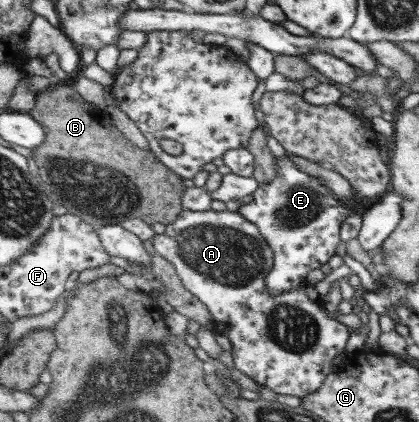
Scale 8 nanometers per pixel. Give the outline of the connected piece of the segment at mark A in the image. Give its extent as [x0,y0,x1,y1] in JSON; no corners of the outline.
[153,210,349,398]

